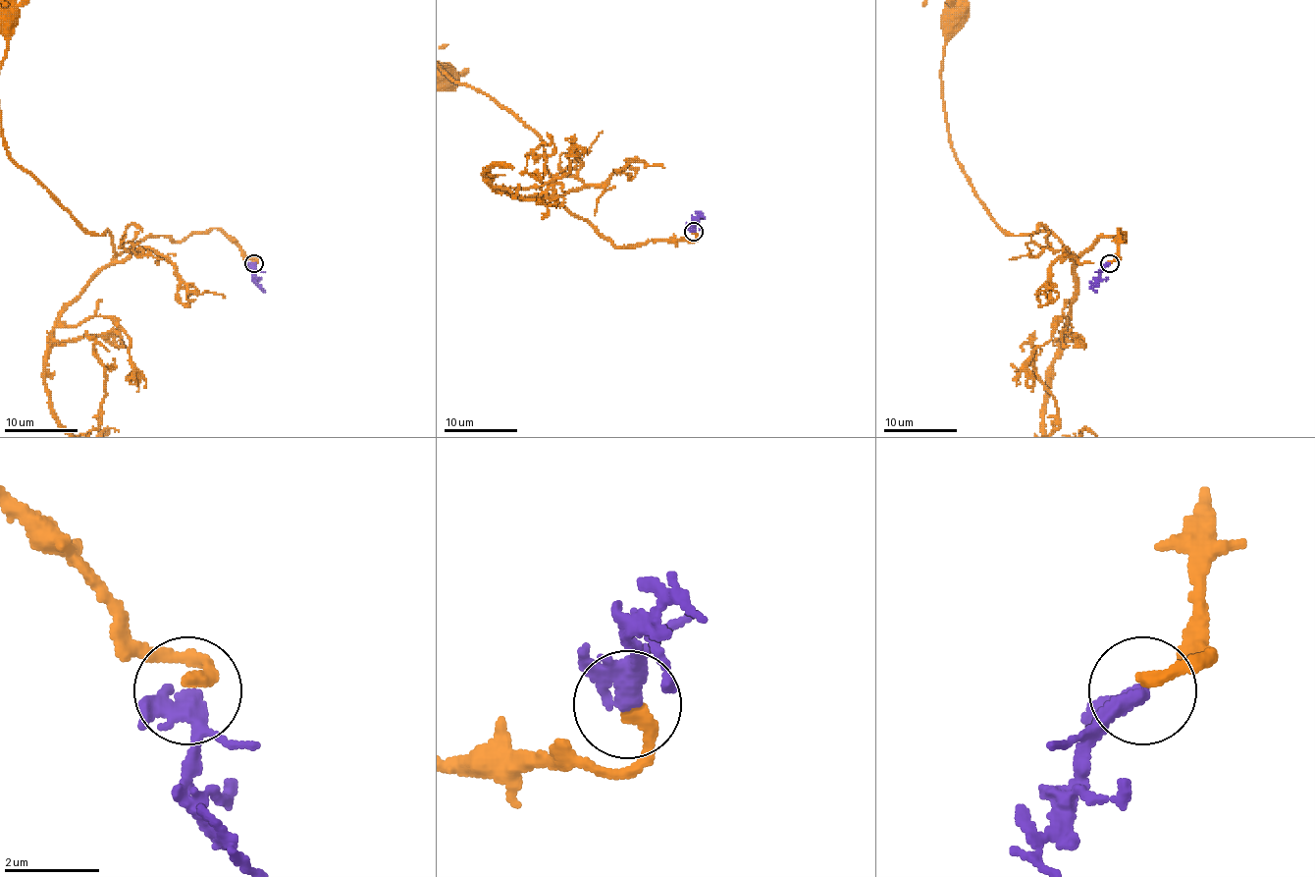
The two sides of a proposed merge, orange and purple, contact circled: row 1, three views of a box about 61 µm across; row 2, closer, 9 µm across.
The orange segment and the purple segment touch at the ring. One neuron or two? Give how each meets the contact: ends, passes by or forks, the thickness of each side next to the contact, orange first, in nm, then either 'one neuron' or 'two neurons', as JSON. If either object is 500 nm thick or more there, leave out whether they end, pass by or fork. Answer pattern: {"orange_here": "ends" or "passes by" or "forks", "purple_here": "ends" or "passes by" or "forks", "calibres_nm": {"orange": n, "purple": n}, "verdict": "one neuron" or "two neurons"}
{"orange_here": "ends", "purple_here": "passes by", "calibres_nm": {"orange": 300, "purple": 320}, "verdict": "two neurons"}

